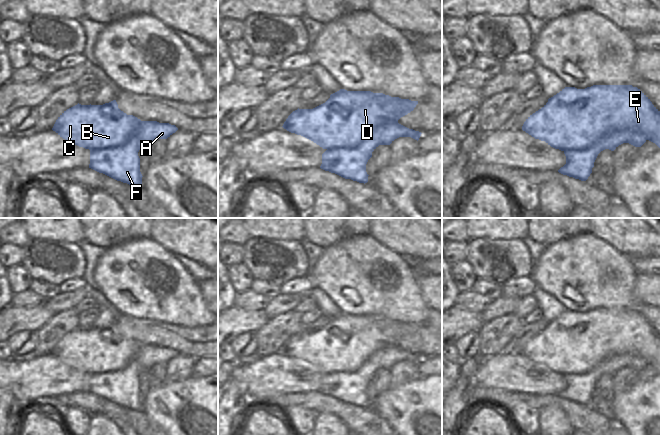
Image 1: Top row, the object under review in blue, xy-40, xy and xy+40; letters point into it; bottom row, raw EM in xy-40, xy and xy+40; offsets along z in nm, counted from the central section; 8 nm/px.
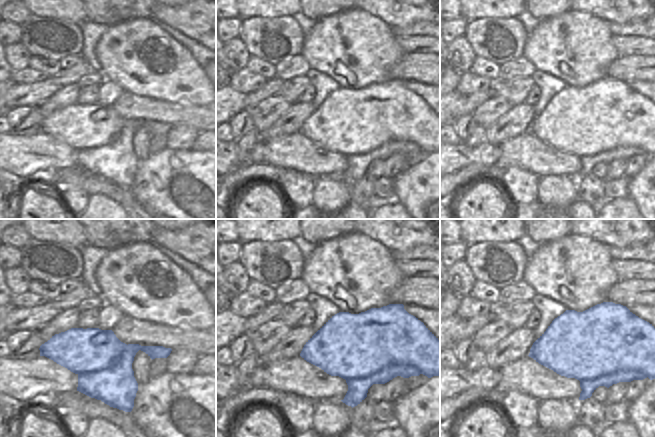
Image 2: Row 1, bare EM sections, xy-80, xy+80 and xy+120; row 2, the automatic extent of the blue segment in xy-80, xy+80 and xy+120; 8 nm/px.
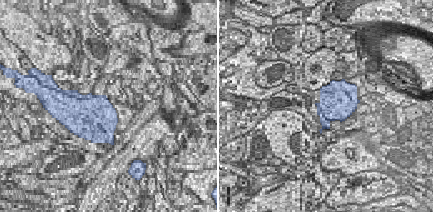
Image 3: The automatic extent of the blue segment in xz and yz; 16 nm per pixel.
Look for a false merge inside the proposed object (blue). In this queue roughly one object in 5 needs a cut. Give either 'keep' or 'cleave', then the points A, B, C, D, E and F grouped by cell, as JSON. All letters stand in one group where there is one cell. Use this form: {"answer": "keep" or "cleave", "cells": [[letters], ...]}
{"answer": "keep", "cells": [["A", "B", "C", "D", "E", "F"]]}

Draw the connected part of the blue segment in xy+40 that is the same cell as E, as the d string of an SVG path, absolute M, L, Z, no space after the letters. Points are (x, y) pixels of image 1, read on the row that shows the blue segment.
M593 85L585 89L565 87L530 115L522 130L564 152L566 164L558 172L586 181L598 154L629 143L641 147L647 140L660 148L660 111L632 85Z

